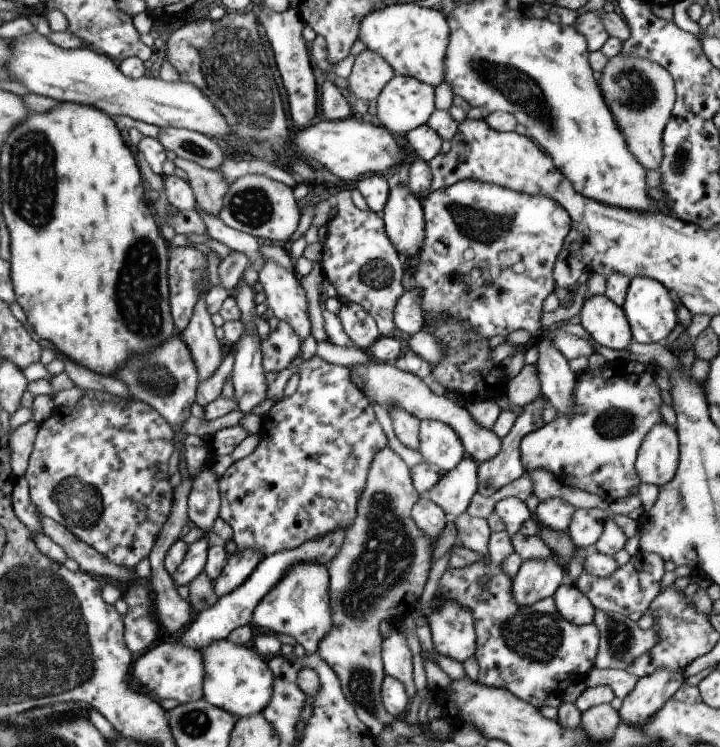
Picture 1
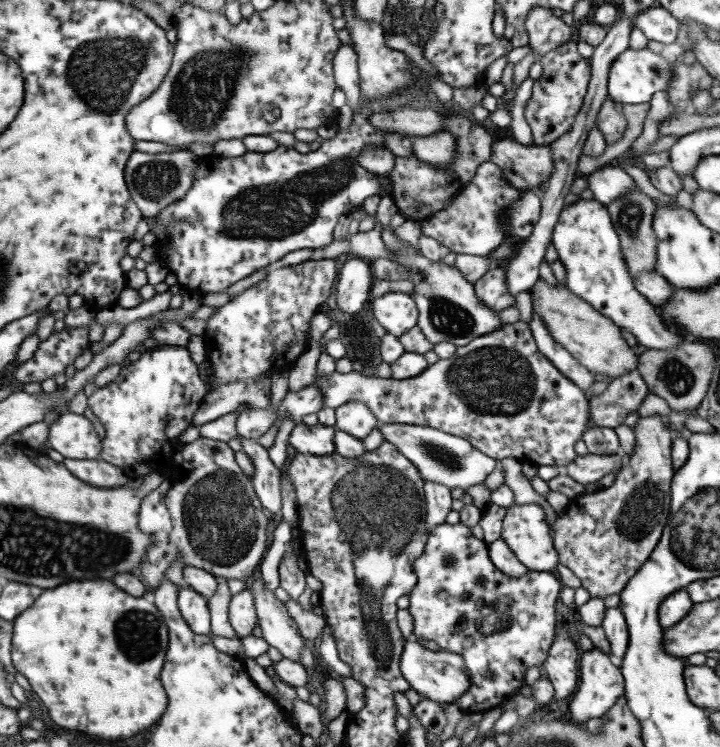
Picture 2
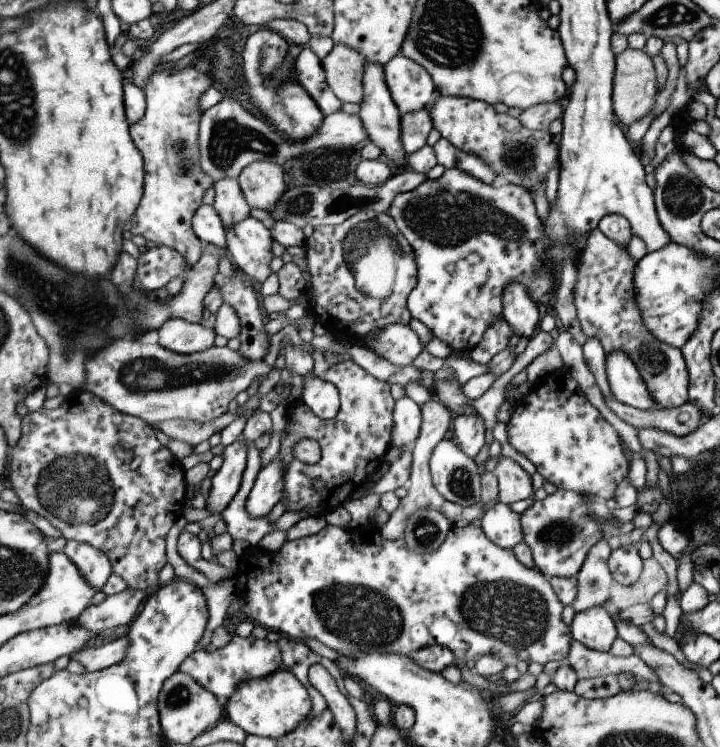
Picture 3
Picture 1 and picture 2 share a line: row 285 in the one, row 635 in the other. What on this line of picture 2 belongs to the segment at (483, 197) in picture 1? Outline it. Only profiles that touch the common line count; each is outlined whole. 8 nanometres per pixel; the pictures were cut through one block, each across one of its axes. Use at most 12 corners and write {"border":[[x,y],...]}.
{"border":[[465,524],[429,530],[413,638],[459,656],[489,712],[557,634],[557,574],[501,574]]}

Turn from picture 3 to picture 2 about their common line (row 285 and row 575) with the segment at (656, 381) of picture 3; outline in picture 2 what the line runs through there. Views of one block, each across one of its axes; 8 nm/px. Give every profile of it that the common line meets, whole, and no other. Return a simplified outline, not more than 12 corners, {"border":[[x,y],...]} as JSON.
{"border":[[659,412],[609,488],[549,524],[591,598],[619,594],[671,516]]}

